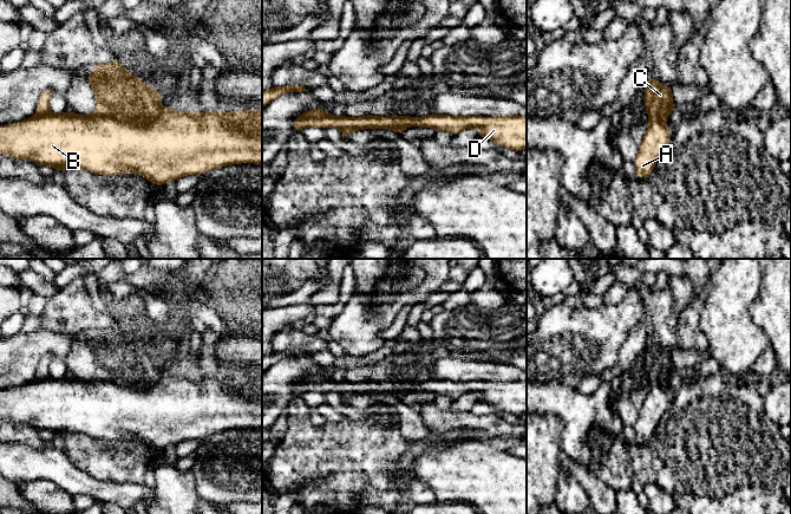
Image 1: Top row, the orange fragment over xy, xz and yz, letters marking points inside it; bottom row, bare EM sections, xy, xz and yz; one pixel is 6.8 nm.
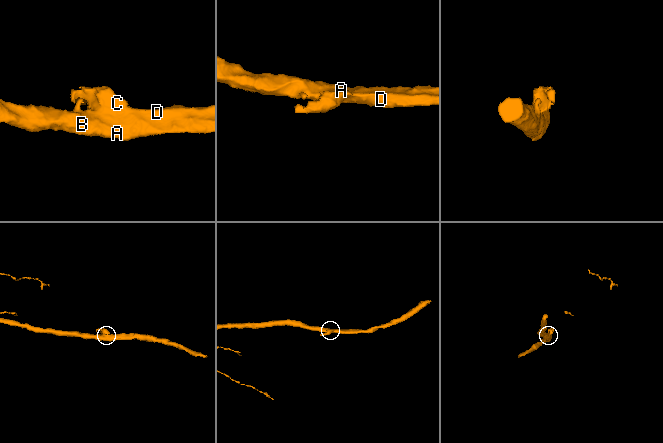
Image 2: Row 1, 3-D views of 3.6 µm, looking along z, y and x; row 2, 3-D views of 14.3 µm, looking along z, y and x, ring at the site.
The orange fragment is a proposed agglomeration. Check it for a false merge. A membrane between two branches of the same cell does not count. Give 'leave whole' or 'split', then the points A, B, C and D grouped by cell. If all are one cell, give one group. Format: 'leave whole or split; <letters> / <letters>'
split; A B D / C

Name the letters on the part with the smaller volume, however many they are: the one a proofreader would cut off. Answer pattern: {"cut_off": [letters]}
{"cut_off": ["C"]}

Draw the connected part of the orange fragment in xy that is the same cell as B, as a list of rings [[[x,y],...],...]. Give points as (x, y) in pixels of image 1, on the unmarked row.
[[[51,352],[44,354],[33,382],[19,388],[0,390],[1,419],[28,424],[39,431],[48,430],[55,436],[78,434],[106,441],[139,438],[159,451],[168,445],[177,445],[187,440],[203,440],[225,430],[262,429],[262,375],[184,377],[161,371],[156,379],[140,384],[129,384],[118,377],[78,379],[65,376],[55,379],[50,376],[48,370],[53,358]]]

